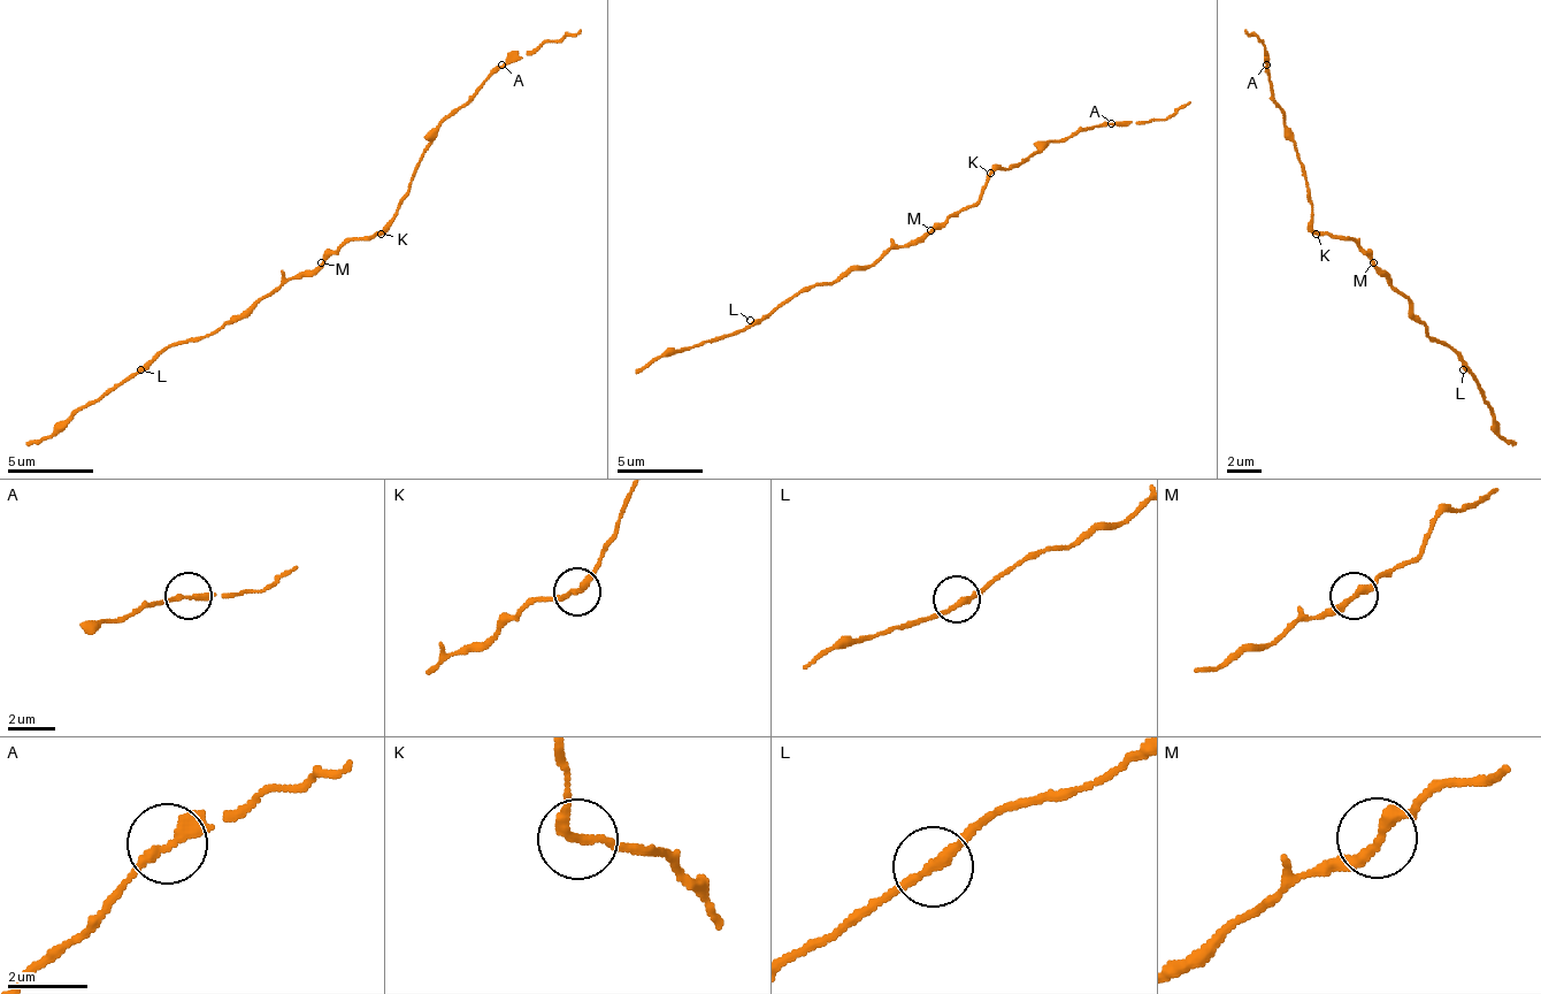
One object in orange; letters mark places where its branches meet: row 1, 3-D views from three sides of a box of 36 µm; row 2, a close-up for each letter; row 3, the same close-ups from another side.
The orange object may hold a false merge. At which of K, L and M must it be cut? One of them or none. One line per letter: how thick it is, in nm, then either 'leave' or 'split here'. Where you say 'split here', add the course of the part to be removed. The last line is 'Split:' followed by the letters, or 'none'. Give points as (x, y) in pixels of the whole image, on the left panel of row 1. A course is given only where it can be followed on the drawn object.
K: 240 nm thick; split here; foreign part runs (382, 232), (429, 138), (506, 60), (562, 43), (580, 30)
L: 240 nm thick; leave
M: 280 nm thick; leave
Split: K

